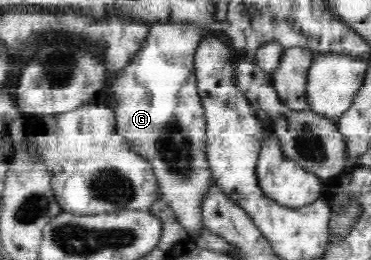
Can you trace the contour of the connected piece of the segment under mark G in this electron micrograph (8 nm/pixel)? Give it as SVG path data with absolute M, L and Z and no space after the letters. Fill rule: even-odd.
M155 22L142 48L135 52L130 64L122 68L124 71L118 73L118 79L112 83L112 91L118 99L118 135L127 140L134 152L150 162L160 184L160 201L165 201L172 208L174 217L186 229L191 240L200 237L204 231L201 199L206 195L207 187L213 183L206 153L206 116L197 90L197 77L192 69L194 56L204 35L198 26L185 22Z

